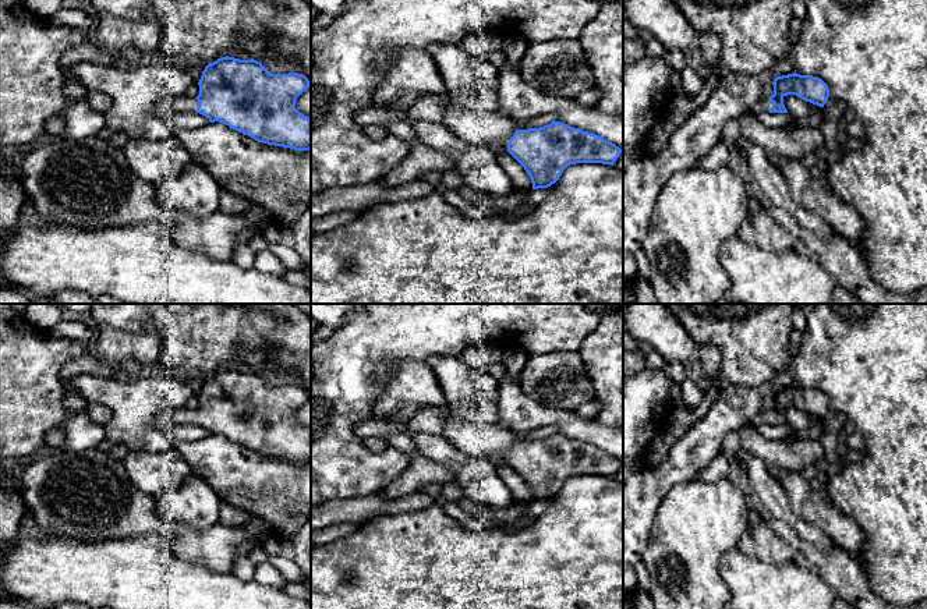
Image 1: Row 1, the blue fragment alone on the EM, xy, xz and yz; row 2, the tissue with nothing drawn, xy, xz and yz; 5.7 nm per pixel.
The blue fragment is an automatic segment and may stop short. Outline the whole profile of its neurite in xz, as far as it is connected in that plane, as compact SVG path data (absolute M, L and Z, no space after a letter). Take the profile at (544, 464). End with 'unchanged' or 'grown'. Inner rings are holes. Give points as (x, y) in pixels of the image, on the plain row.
M449 413L442 435L457 449L470 456L506 457L507 464L528 485L533 502L548 500L555 496L563 482L576 475L612 477L618 472L622 461L597 446L570 439L560 433L552 433L539 440L519 442L516 435L498 424L467 422Z; grown

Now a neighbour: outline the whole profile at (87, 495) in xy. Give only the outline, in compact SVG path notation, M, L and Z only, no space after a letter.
M98 447L82 452L63 449L60 453L28 464L21 475L20 489L40 535L81 541L162 535L181 559L217 573L233 573L233 564L238 556L237 546L241 542L262 544L269 538L256 517L236 528L217 523L204 530L163 518L155 496L146 495L132 485L123 460L114 460L109 452Z

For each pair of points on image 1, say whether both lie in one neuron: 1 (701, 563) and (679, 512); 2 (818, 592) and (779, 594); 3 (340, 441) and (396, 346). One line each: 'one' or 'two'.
1: one
2: one
3: one

